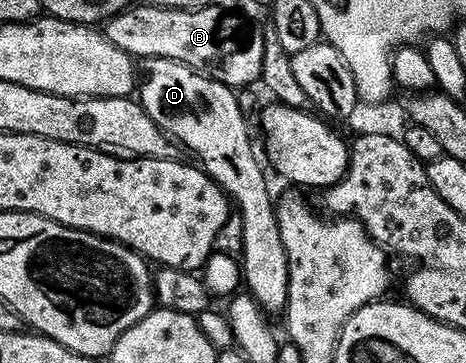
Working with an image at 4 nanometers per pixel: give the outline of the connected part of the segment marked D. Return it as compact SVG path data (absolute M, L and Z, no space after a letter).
M146 57L140 62L139 73L145 78L139 81L139 100L142 107L155 119L155 123L168 133L178 145L189 149L198 157L200 168L206 175L225 192L230 198L235 209L242 213L243 217L243 243L240 251L240 269L244 288L247 290L253 302L261 308L266 315L284 314L287 303L287 283L289 272L287 271L287 251L283 251L283 239L279 235L279 223L275 208L274 194L269 194L269 185L265 182L265 173L253 154L253 141L249 138L249 125L241 114L241 105L230 86L219 83L215 79L205 76L204 73L196 73L191 67L187 67L178 61L163 59L162 57Z

